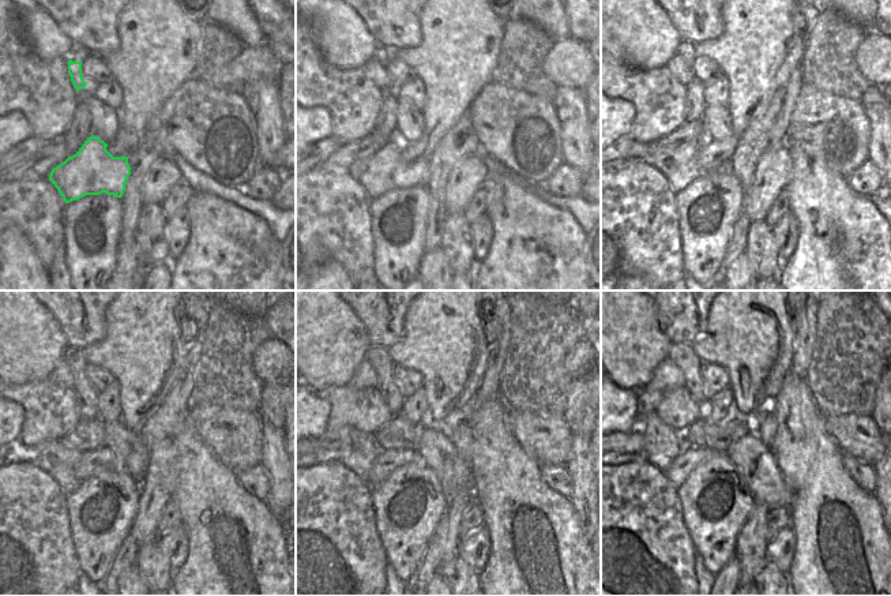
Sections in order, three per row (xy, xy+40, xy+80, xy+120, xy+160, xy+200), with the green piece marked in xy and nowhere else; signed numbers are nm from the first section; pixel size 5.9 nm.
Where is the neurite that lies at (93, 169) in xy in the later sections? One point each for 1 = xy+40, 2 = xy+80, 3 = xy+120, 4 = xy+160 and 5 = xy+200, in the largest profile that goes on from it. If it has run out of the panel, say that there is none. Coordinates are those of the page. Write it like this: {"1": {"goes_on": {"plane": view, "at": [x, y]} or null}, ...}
{"1": {"goes_on": {"plane": "xy+40", "at": [384, 171]}}, "2": {"goes_on": {"plane": "xy+80", "at": [680, 168]}}, "3": {"goes_on": {"plane": "xy+120", "at": [53, 458]}}, "4": {"goes_on": {"plane": "xy+160", "at": [358, 450]}}, "5": {"goes_on": {"plane": "xy+200", "at": [661, 443]}}}

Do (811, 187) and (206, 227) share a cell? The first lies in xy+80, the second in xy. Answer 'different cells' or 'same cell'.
same cell

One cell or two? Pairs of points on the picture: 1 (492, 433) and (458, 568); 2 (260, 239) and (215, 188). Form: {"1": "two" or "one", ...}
{"1": "two", "2": "two"}

